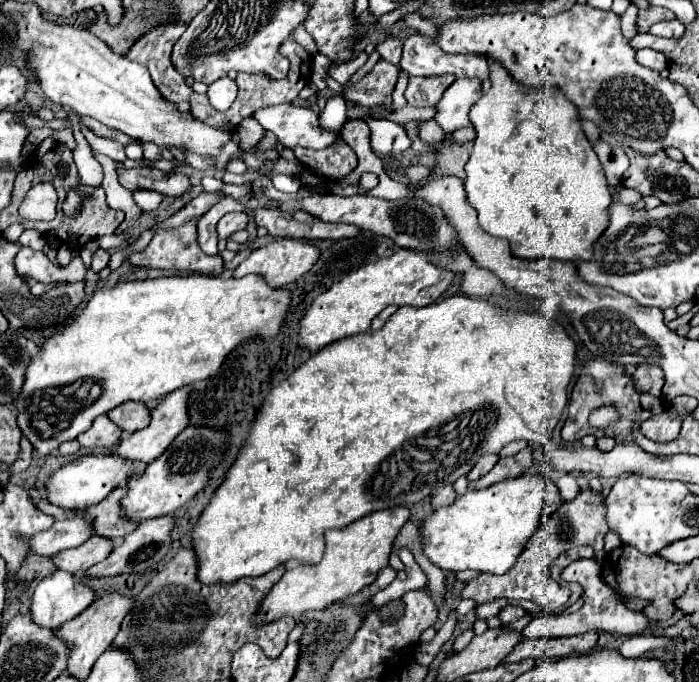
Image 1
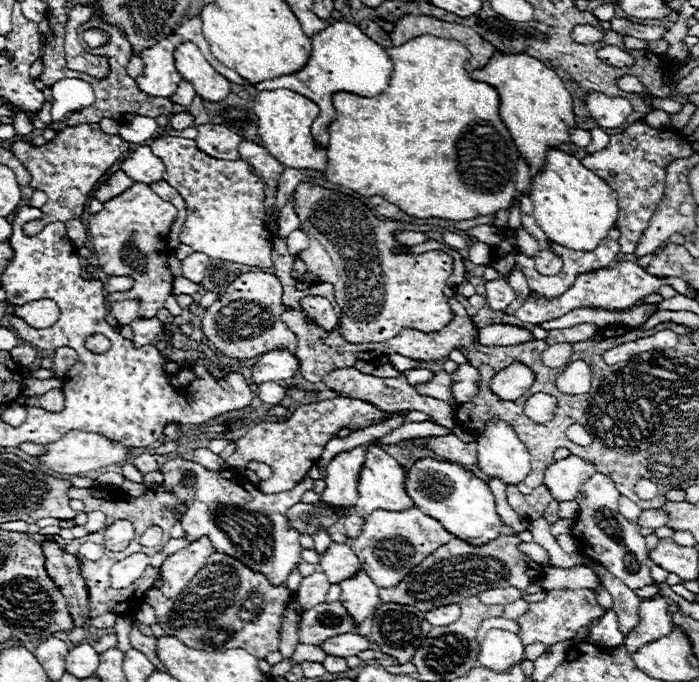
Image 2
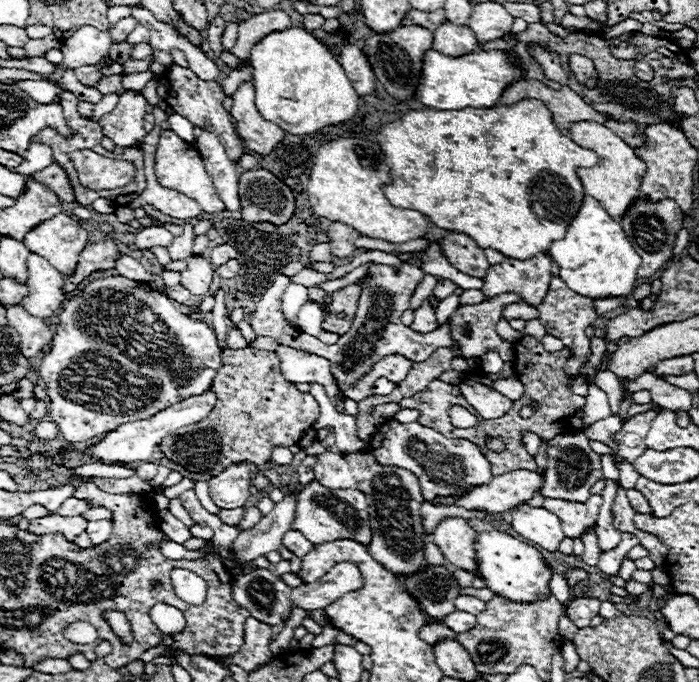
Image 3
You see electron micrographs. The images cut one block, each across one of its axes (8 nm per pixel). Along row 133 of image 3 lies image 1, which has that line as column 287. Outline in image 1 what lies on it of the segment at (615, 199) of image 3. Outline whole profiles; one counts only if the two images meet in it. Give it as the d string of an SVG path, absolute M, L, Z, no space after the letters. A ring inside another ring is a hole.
M394 506L368 514L342 530L328 530L326 552L322 560L318 564L300 562L294 570L286 570L280 582L270 590L270 594L262 602L262 614L258 622L270 622L284 614L300 616L308 610L320 610L330 602L344 600L370 586L376 580L378 570L388 566L394 540L408 520L410 510L404 506Z

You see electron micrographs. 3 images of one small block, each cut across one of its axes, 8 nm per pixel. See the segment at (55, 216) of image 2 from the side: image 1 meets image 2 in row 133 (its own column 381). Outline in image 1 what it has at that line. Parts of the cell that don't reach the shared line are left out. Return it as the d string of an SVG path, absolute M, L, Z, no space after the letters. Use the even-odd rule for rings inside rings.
M380 60L372 72L368 72L358 84L350 86L344 96L352 102L362 104L364 108L372 110L378 104L384 104L390 110L392 104L392 90L398 80L398 68Z

